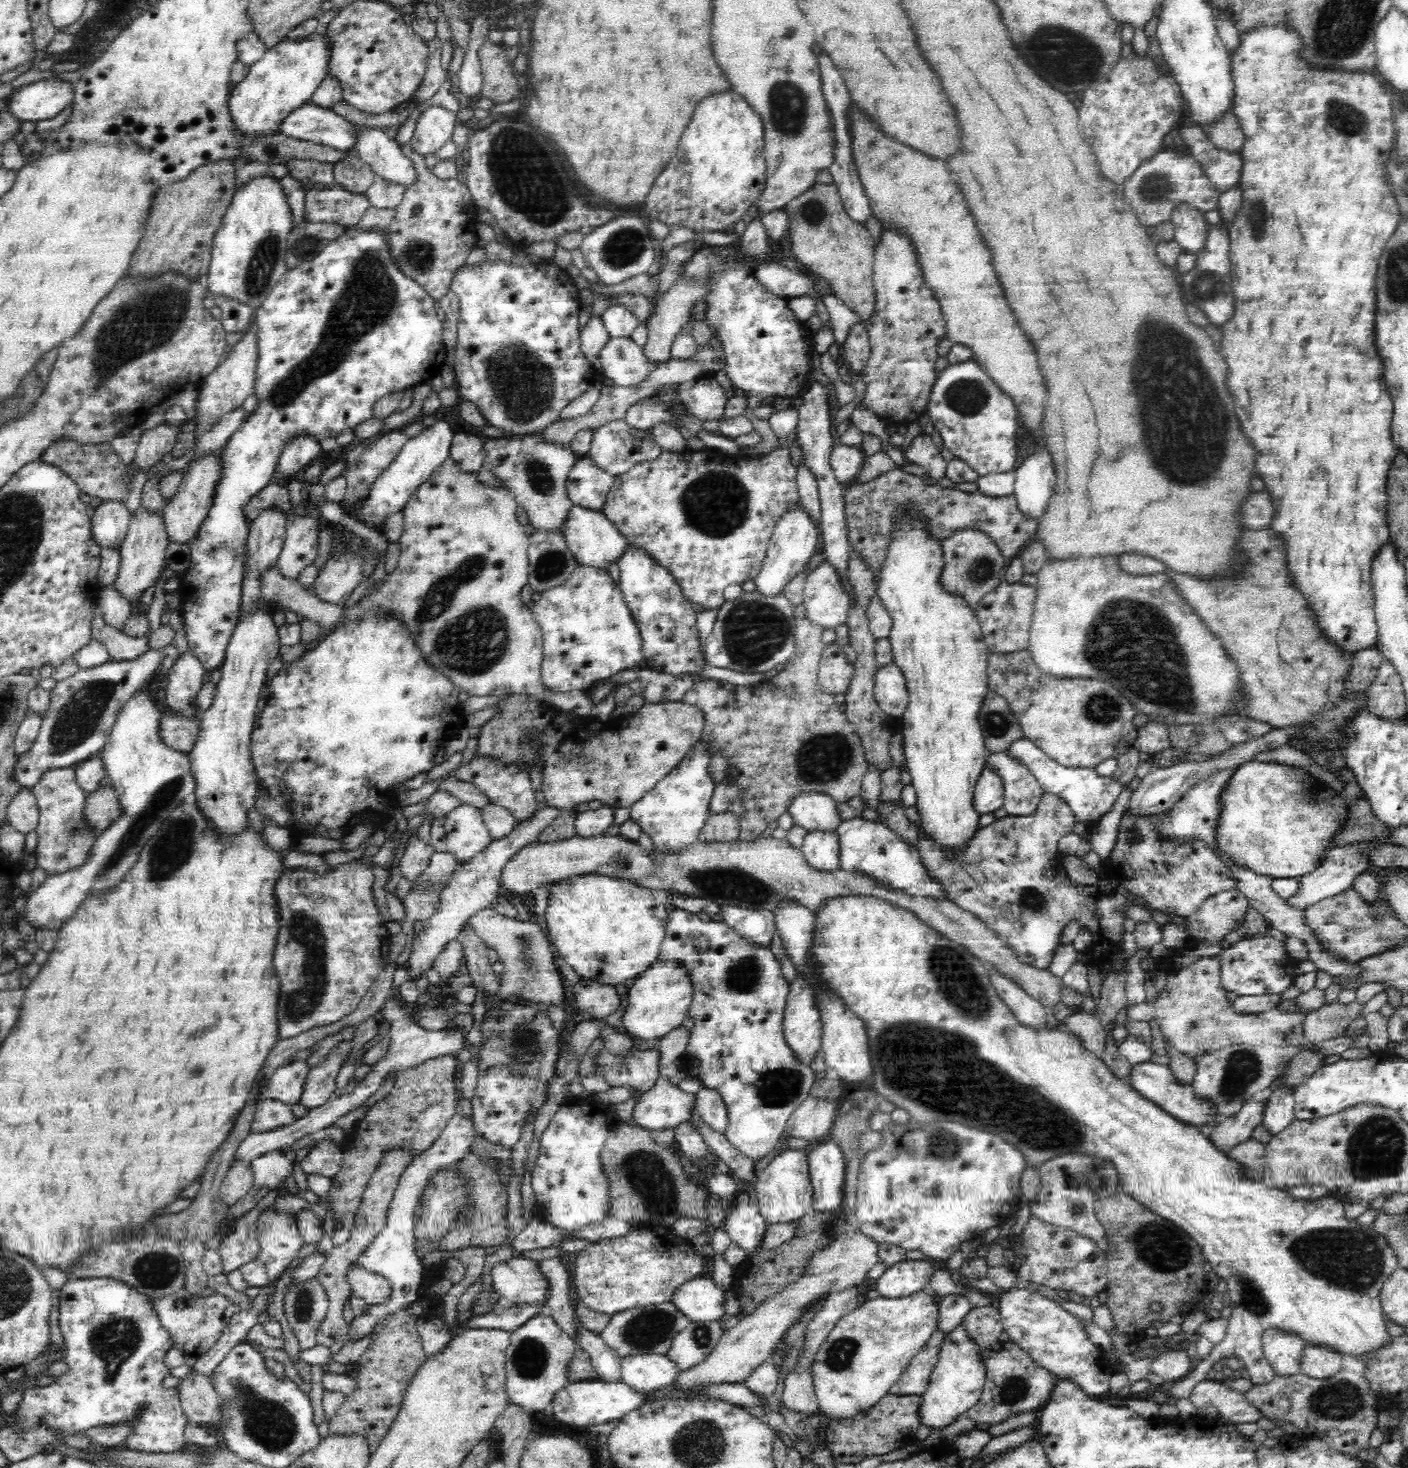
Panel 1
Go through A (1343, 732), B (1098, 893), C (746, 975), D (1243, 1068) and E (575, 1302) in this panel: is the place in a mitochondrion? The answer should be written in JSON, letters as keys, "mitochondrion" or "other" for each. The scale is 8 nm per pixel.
{"A":"other","B":"other","C":"mitochondrion","D":"mitochondrion","E":"other"}

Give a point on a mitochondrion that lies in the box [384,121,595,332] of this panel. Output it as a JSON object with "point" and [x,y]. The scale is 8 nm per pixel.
{"point":[543,197]}

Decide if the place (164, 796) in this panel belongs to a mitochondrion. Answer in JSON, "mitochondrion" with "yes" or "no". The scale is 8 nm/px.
{"mitochondrion":"yes"}

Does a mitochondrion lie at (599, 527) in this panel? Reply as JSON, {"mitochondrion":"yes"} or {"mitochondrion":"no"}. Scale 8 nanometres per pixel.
{"mitochondrion":"no"}

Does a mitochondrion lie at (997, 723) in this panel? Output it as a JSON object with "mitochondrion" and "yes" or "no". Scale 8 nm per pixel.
{"mitochondrion":"yes"}

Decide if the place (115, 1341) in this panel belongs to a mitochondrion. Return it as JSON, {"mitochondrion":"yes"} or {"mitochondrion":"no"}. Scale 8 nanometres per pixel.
{"mitochondrion":"yes"}

